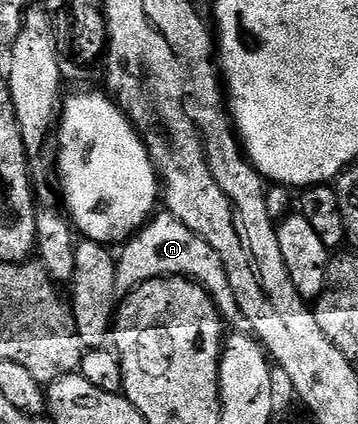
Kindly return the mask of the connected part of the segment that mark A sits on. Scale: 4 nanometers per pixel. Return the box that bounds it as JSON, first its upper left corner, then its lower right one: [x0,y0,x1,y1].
[115,213,251,334]

